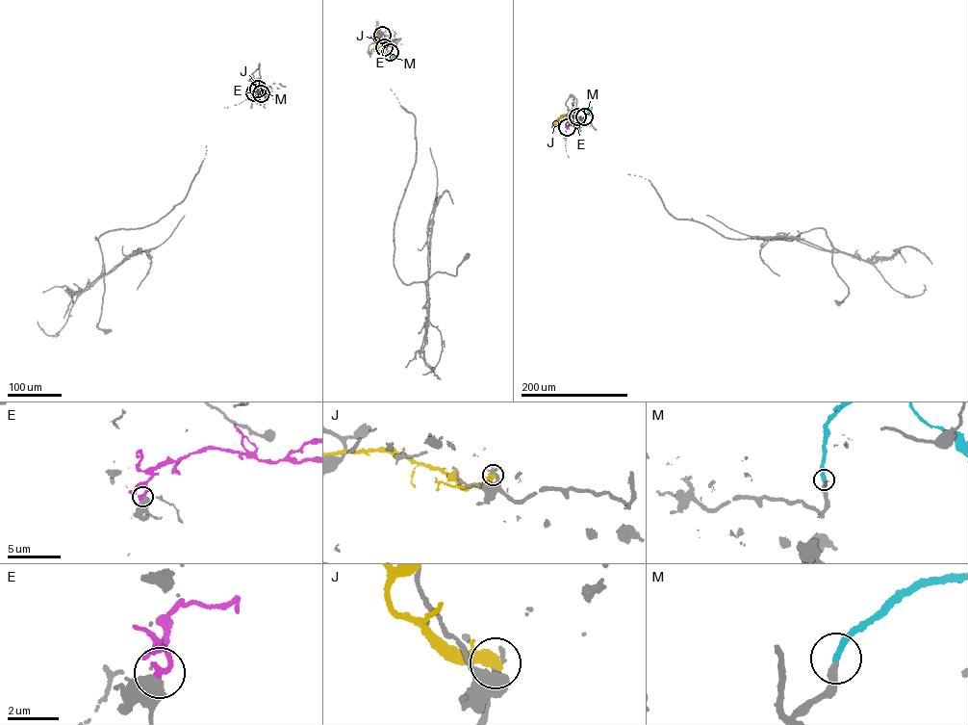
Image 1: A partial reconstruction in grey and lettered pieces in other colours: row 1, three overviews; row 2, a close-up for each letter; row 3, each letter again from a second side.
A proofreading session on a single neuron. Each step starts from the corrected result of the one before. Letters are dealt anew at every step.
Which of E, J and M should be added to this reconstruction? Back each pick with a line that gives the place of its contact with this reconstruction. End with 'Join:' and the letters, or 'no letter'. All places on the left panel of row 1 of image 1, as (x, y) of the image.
M: (261, 93)
Join: M

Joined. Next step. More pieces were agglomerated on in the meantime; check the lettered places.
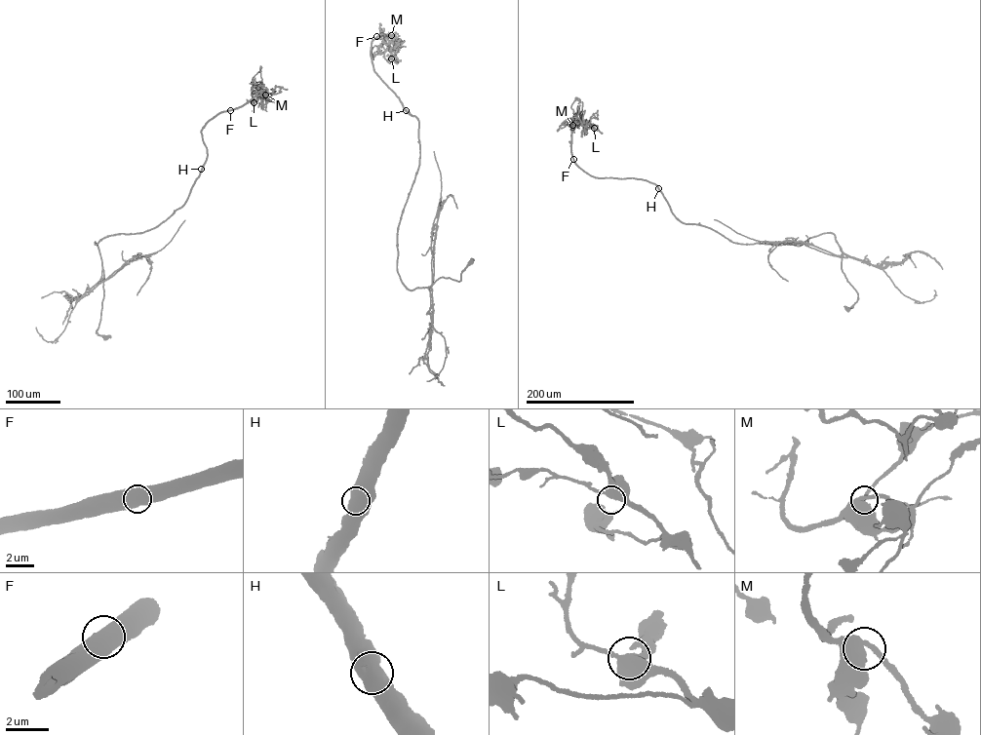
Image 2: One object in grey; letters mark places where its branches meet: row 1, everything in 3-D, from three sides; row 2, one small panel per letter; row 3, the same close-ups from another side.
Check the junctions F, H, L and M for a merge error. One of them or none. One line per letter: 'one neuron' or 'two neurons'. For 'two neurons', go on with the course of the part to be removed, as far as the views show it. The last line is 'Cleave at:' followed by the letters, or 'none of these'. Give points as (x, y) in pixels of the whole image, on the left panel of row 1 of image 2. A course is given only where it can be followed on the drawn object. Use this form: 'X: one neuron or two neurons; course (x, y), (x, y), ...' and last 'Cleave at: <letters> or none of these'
F: one neuron
H: one neuron
L: one neuron
M: one neuron
Cleave at: none of these

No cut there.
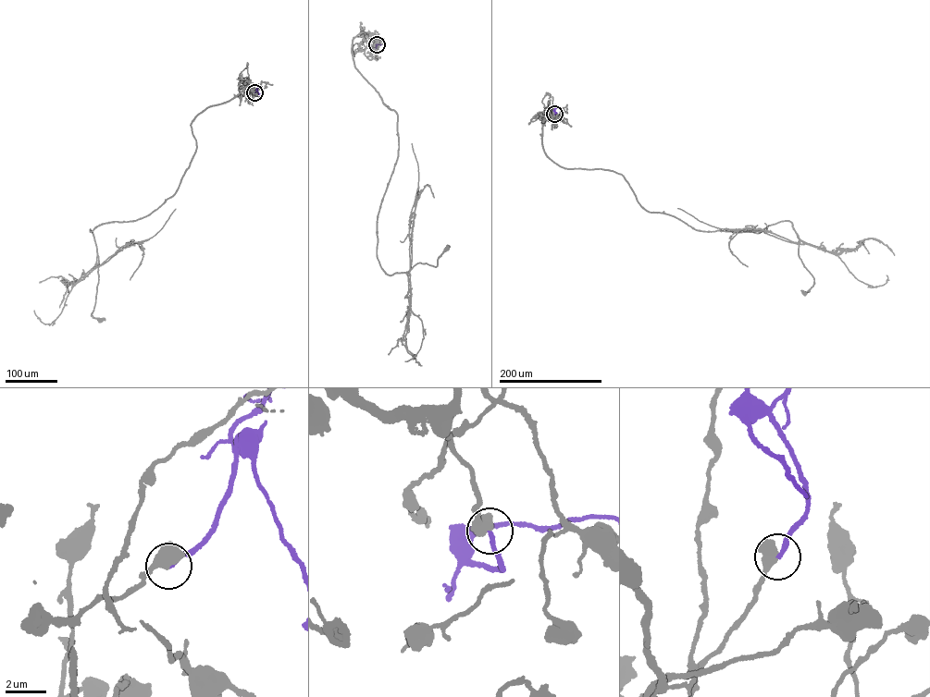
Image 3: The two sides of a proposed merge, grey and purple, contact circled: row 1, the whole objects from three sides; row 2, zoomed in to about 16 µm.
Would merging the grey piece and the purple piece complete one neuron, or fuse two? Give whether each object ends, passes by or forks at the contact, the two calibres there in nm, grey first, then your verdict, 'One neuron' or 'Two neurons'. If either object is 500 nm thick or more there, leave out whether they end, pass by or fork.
Thickness 500 nm (grey) against 200 nm. One neuron

